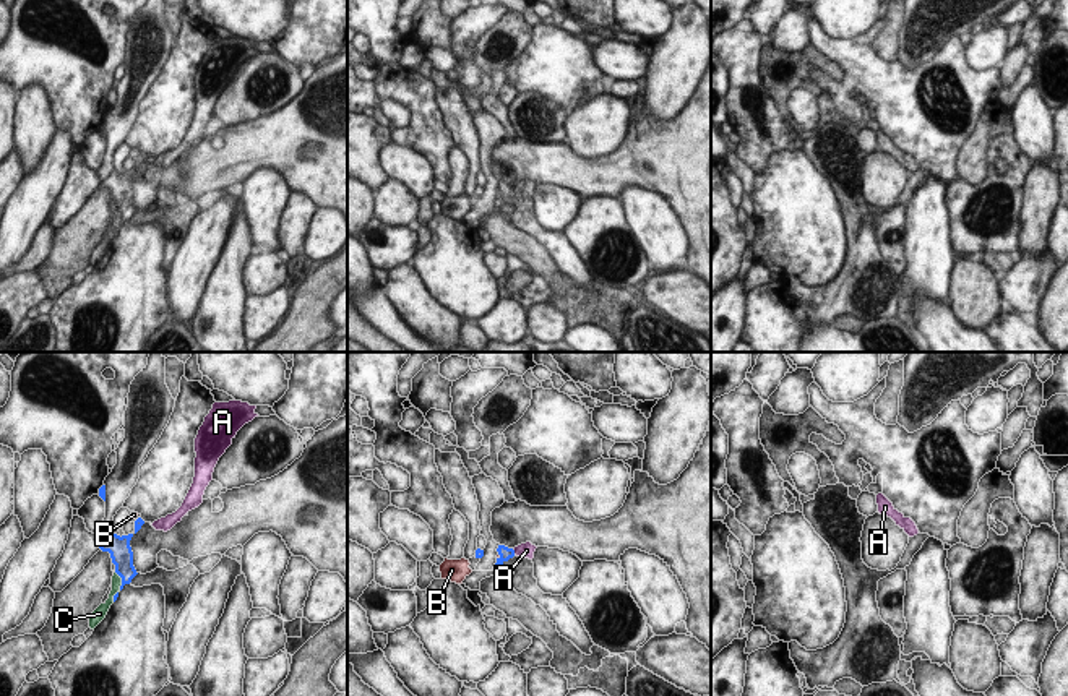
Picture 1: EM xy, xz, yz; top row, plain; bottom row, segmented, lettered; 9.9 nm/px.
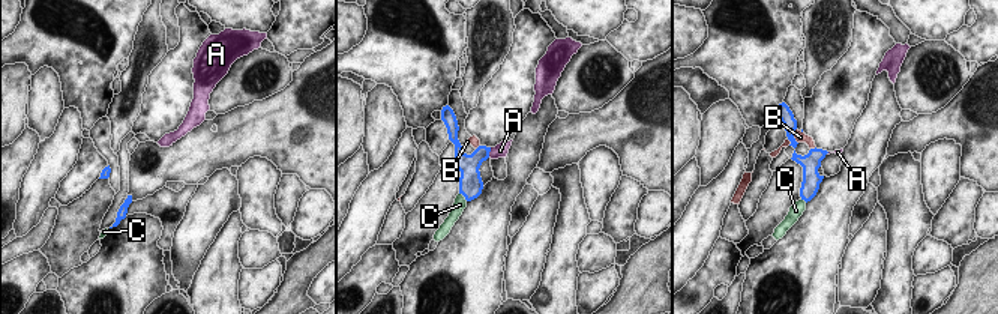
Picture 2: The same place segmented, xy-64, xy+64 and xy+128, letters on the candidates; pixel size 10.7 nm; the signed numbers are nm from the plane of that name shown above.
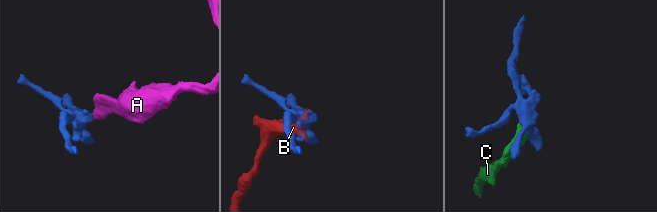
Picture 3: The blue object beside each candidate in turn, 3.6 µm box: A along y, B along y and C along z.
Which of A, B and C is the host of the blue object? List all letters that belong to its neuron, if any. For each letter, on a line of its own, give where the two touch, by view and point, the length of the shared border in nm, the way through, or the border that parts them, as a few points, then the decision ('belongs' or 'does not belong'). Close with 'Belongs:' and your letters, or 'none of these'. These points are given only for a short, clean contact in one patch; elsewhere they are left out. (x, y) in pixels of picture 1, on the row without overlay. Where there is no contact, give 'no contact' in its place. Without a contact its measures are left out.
A: contact xz (513, 189); length 70 nm; way xz (505, 190), (513, 189), (526, 187); belongs
B: contact xz (500, 193); length 70 nm; does not belong
C: contact xy (120, 223); length 300 nm; border xy (116, 208), (120, 214), (120, 224), (112, 237); does not belong
Belongs: A

